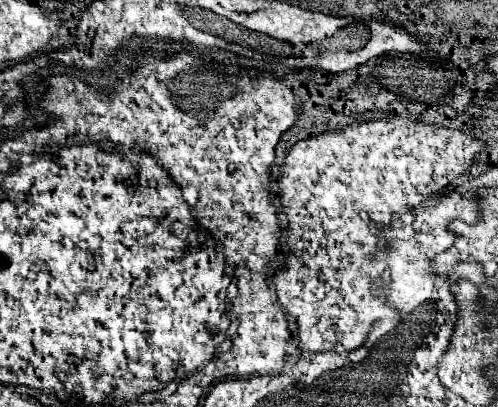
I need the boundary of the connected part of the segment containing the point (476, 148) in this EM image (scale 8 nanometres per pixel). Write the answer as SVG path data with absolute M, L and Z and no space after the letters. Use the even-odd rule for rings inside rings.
M388 117L382 121L350 125L340 131L328 131L298 141L290 149L278 179L282 211L288 217L290 229L288 259L286 269L276 273L274 283L282 307L296 317L302 351L342 353L364 343L372 321L382 319L392 311L384 301L390 285L390 273L380 269L372 259L376 249L386 247L386 239L412 237L414 231L410 225L414 221L414 207L430 199L440 189L450 187L482 149L482 141L466 137L460 131L432 129L432 125L404 117Z

